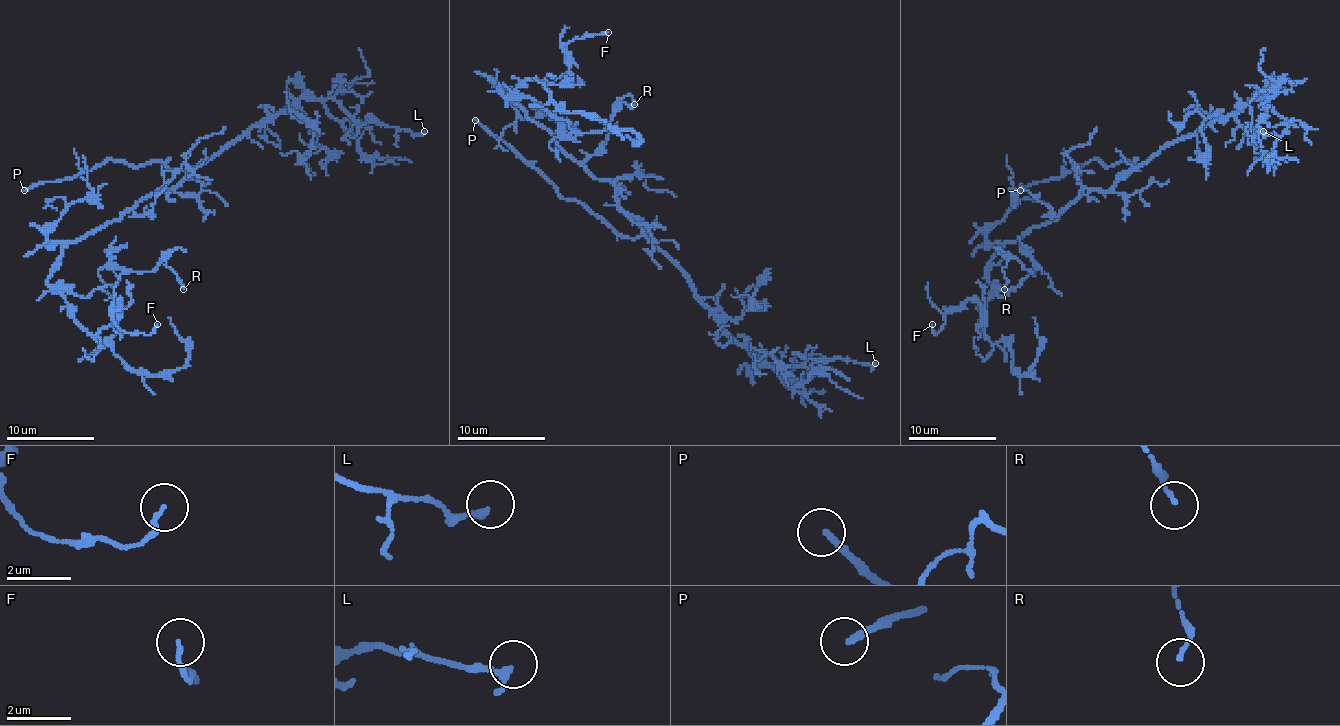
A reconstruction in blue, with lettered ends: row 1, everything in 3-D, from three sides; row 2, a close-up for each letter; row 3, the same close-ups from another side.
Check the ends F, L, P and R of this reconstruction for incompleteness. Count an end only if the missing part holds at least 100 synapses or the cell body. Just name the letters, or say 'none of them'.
P

